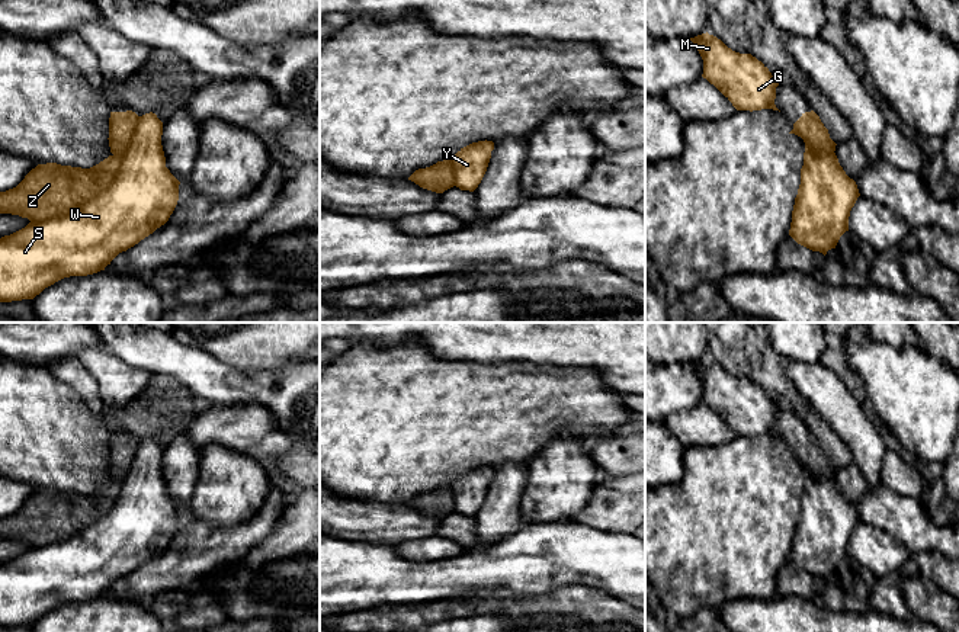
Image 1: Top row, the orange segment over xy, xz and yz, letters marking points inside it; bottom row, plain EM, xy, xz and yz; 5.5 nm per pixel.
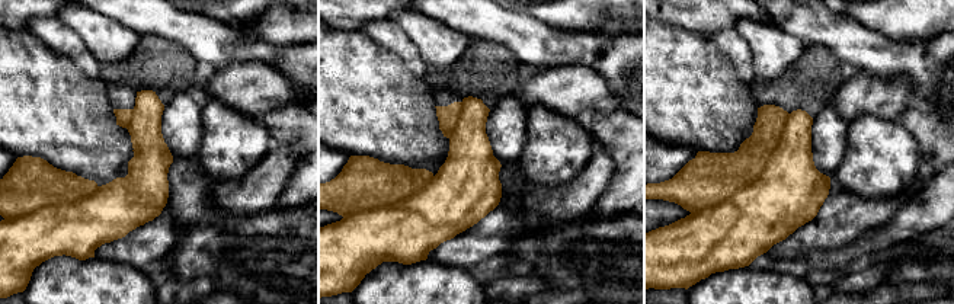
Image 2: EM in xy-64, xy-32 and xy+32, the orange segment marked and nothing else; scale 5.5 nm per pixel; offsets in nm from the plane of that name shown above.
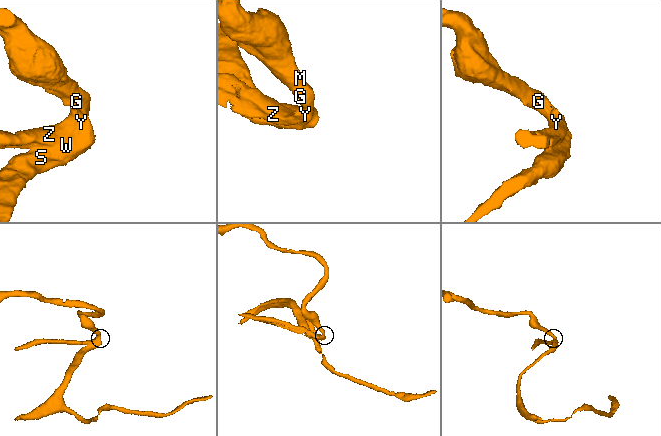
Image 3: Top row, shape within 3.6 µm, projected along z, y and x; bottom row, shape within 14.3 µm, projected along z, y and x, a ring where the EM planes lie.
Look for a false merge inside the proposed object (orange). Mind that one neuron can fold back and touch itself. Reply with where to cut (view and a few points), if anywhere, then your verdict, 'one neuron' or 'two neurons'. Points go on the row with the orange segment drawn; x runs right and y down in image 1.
xy (140, 116), (118, 172), (102, 191), (63, 215), (31, 223) | two neurons

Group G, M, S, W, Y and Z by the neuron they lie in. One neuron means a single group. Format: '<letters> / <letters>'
G M S W Y / Z

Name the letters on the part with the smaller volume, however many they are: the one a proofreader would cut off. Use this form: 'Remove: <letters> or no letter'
Remove: Z

